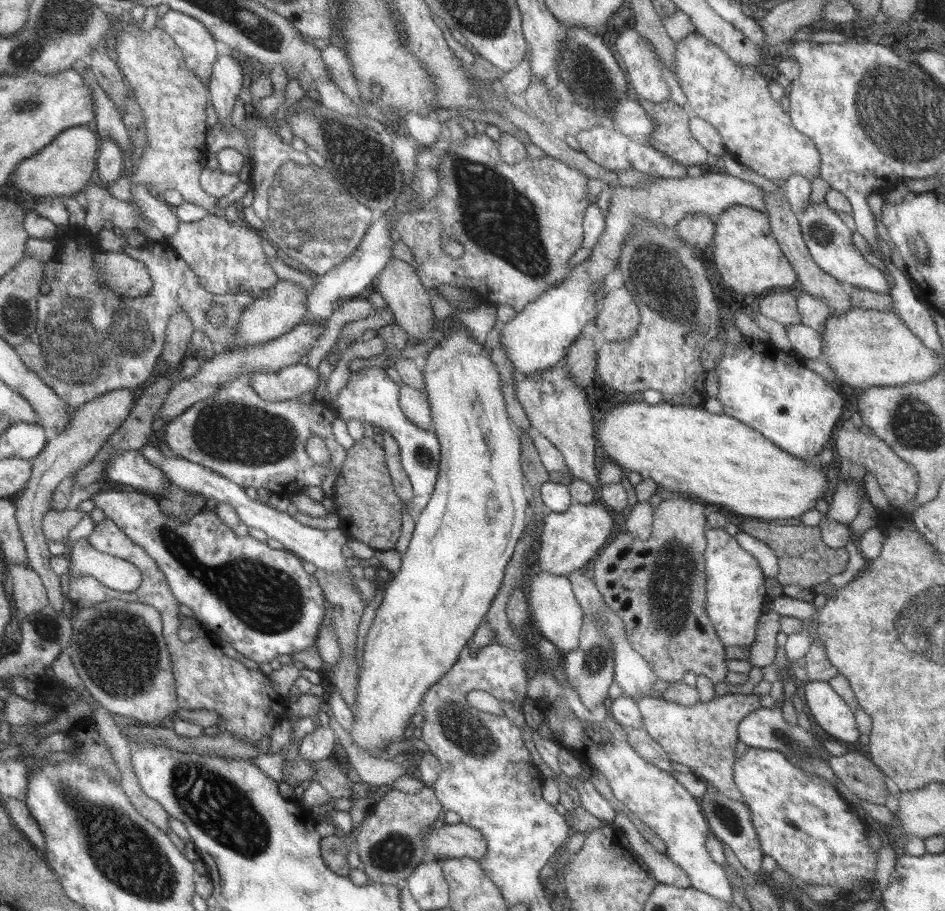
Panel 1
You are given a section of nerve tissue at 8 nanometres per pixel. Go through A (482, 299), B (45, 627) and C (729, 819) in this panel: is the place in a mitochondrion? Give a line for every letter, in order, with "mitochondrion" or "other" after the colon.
A: other
B: mitochondrion
C: mitochondrion

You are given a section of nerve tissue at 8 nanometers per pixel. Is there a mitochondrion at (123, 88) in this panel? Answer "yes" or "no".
no

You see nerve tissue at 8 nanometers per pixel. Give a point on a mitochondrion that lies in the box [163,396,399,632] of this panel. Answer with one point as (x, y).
(231, 432)

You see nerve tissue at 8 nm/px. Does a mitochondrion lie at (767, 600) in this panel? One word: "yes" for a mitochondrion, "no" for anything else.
no

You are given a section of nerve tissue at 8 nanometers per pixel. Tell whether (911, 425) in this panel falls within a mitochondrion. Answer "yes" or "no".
yes

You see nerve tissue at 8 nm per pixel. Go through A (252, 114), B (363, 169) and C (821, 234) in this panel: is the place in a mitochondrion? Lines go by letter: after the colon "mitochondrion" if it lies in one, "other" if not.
A: other
B: mitochondrion
C: mitochondrion

